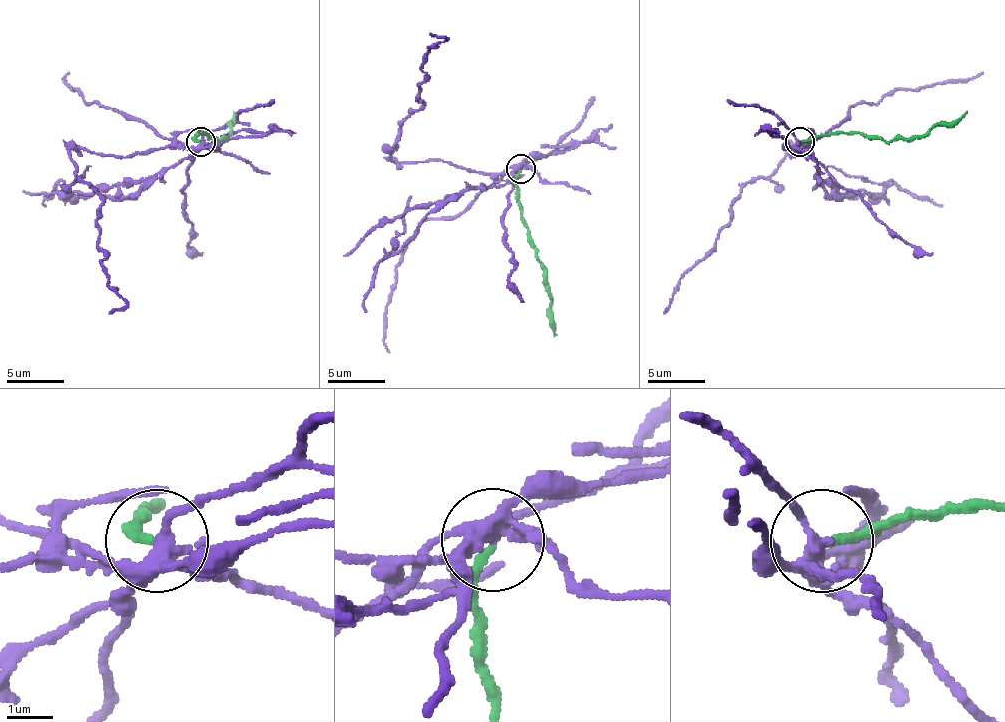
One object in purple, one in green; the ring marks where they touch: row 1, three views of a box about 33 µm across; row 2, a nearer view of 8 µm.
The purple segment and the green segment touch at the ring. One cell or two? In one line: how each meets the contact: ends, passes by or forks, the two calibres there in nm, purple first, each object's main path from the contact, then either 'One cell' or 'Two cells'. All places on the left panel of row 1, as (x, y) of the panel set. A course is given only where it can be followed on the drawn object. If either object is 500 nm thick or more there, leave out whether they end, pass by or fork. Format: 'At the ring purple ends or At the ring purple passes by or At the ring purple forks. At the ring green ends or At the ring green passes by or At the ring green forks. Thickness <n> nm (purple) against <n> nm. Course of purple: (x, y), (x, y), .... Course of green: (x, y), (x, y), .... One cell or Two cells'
At the ring purple forks. At the ring green ends. Thickness 280 nm (purple) against 190 nm. Course of purple: (199, 141), (124, 158), (70, 152), (101, 201), (96, 224), (101, 268), (124, 302), (110, 314). Course of green: (199, 141), (202, 132), (214, 141), (225, 138), (234, 112). Two cells

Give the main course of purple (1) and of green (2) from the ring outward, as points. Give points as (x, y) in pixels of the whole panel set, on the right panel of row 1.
1: (800, 141), (797, 146), (803, 149), (791, 158), (791, 149), (734, 201), (728, 224), (679, 282), (664, 314)
2: (800, 141), (855, 132), (881, 141), (921, 138), (938, 123), (956, 123), (967, 112)

